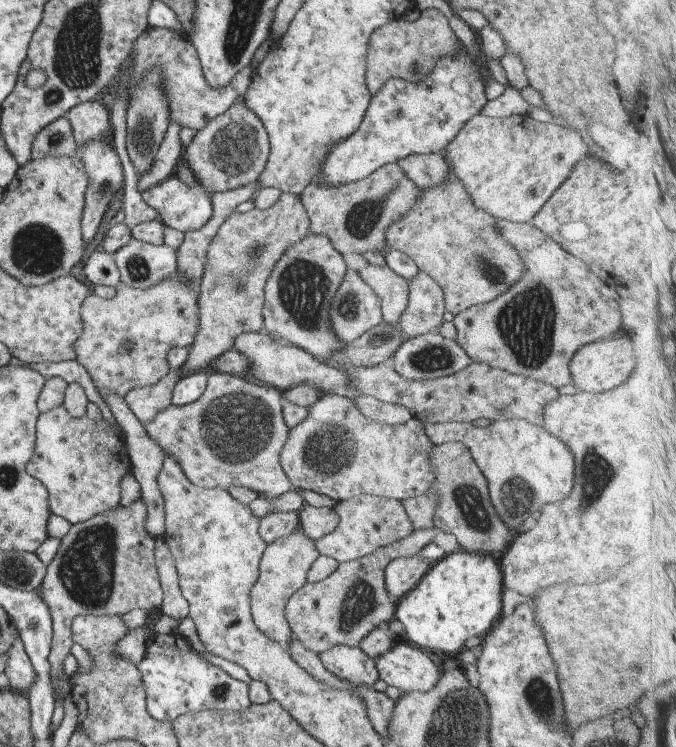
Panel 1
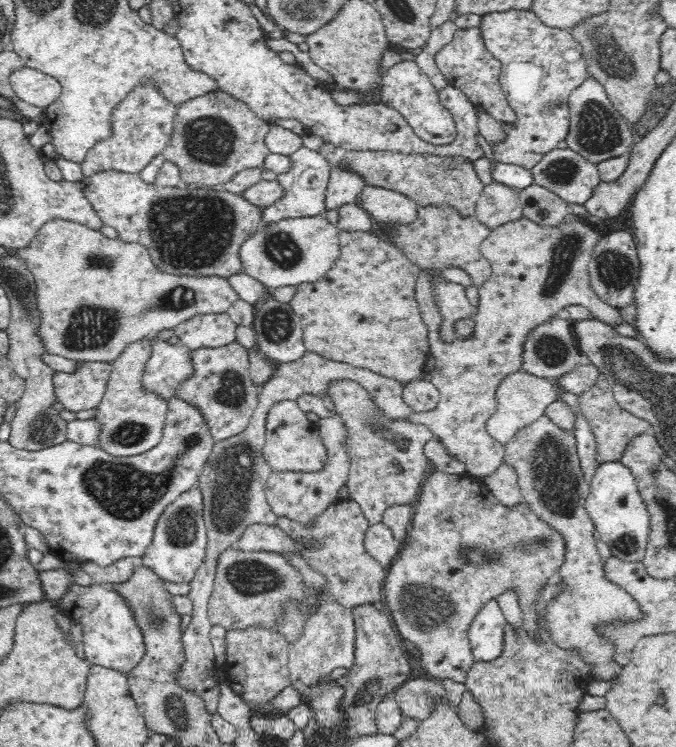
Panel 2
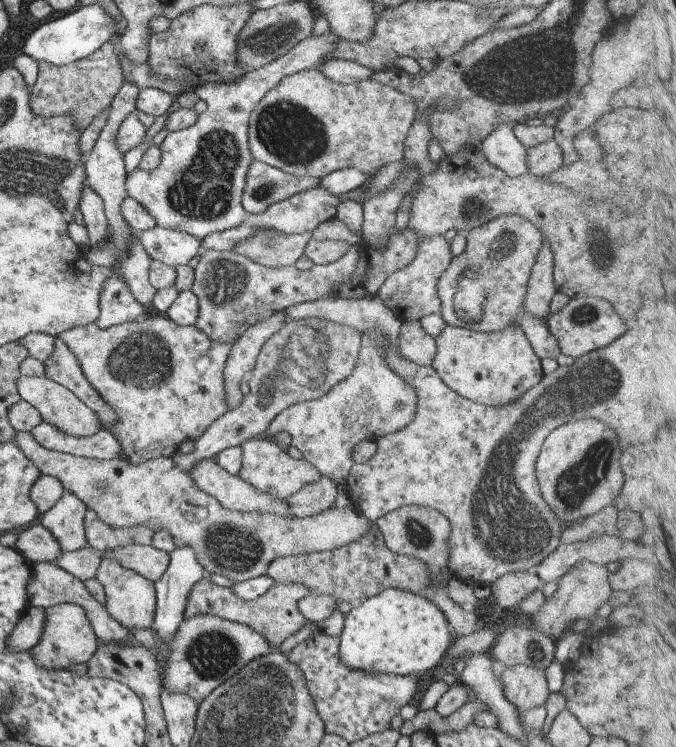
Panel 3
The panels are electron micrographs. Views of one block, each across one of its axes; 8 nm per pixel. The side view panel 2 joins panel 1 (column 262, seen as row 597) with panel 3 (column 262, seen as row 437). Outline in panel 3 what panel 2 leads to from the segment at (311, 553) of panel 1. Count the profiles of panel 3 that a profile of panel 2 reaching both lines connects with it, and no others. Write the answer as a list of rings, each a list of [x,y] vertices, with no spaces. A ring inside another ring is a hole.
[[[15,431],[12,441],[40,474],[57,478],[62,487],[95,512],[103,524],[111,528],[146,526],[153,532],[165,530],[174,548],[191,546],[203,570],[233,583],[265,575],[267,565],[279,556],[333,550],[361,538],[369,530],[370,520],[351,504],[301,518],[229,510],[201,492],[186,472],[172,464],[169,456],[131,464],[123,458],[97,460],[49,450],[39,446],[29,432]]]

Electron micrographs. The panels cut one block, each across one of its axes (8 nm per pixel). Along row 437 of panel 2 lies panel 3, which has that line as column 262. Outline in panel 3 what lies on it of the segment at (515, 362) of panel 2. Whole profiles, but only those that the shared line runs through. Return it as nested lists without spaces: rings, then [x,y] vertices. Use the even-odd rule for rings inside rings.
[[[259,436],[244,440],[238,445],[243,454],[238,476],[241,477],[241,480],[247,481],[247,484],[251,484],[255,490],[269,494],[271,498],[277,500],[289,498],[301,486],[319,480],[320,474],[311,464],[307,464],[307,461],[303,459],[290,458],[272,439]]]

